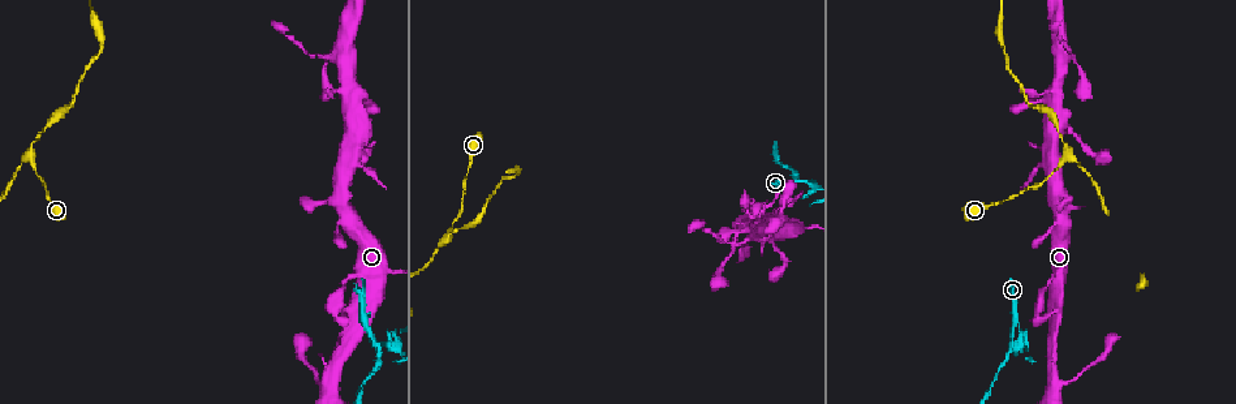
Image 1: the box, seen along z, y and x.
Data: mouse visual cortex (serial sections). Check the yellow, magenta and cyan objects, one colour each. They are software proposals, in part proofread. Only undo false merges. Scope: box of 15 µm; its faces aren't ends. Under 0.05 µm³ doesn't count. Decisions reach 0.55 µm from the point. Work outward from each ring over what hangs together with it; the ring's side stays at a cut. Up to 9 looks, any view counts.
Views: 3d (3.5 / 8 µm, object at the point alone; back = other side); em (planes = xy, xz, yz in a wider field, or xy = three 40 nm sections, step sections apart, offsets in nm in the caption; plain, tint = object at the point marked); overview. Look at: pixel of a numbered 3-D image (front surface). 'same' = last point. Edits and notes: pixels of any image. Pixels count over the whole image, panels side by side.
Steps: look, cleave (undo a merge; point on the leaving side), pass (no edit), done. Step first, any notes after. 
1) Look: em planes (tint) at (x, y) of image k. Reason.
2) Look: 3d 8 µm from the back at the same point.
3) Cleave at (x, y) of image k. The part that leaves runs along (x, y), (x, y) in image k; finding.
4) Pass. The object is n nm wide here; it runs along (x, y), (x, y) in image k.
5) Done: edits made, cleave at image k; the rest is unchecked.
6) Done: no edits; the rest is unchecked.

Look: 3d 8 µm at (336, 226) of image 1. Calibre changes.

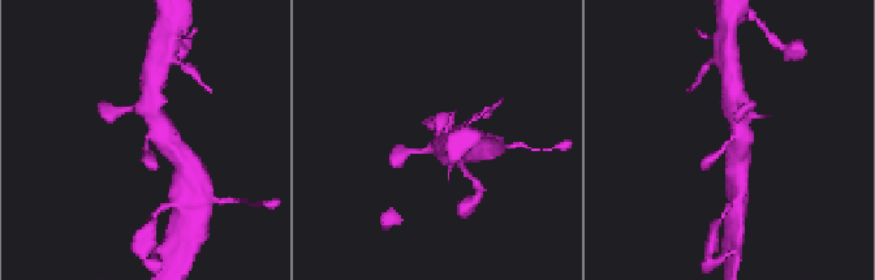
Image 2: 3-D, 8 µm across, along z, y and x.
Look: em xy step 1 (tint) at (148, 139) of image 2. Need the tissue.

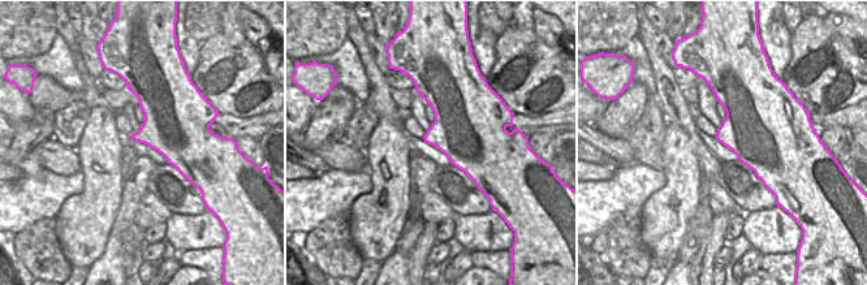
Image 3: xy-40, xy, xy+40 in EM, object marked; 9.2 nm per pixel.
Pass. It runs along (468, 151), (439, 143), (445, 117) in image 2; all the same cell.

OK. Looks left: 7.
Look: 3d 3.5 µm at (356, 104) of image 1. Thin arm on a thick one.

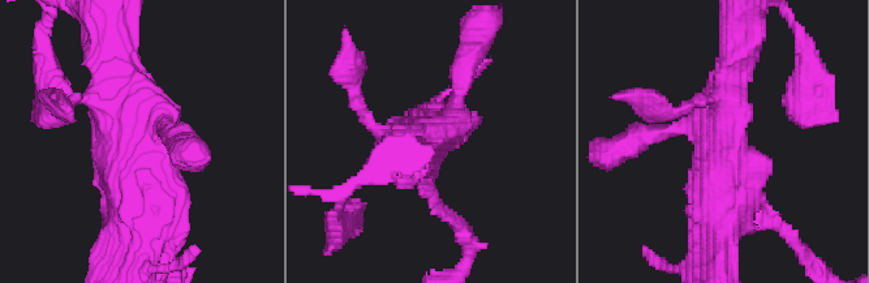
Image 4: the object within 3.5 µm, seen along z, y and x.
Look: em planes (tint) at (719, 134) of image 4. 4 arms meet here; the arms are 200, 400, 450, 600 nm wide.

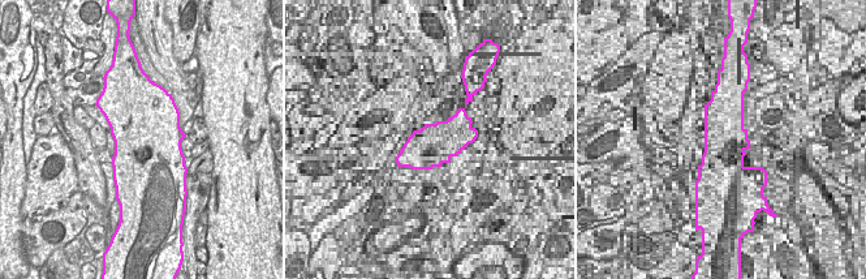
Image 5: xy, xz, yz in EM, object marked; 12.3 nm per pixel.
Pass. It runs along (137, 227), (141, 131), (113, 59) in image 4; all the same cell.

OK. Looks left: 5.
Look: 3d 8 µm at (1094, 151) of image 1. Abrupt turn.

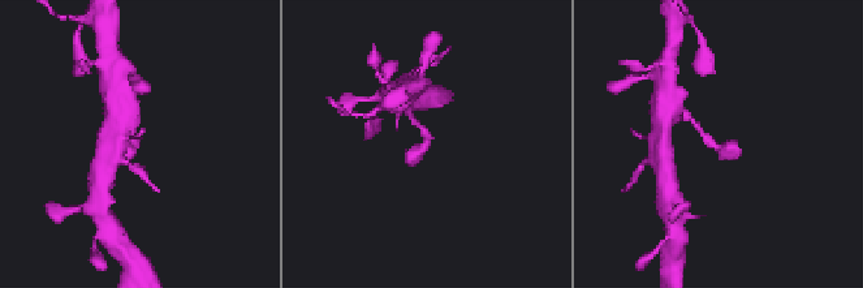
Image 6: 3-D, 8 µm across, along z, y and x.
Look: 3d 3.5 µm at (716, 145) of image 6.

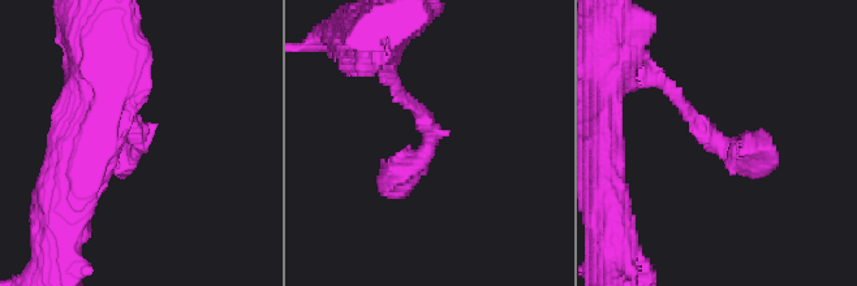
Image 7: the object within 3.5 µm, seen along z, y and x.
Look: em xy step 2 (tint) at (431, 141) of image 7.

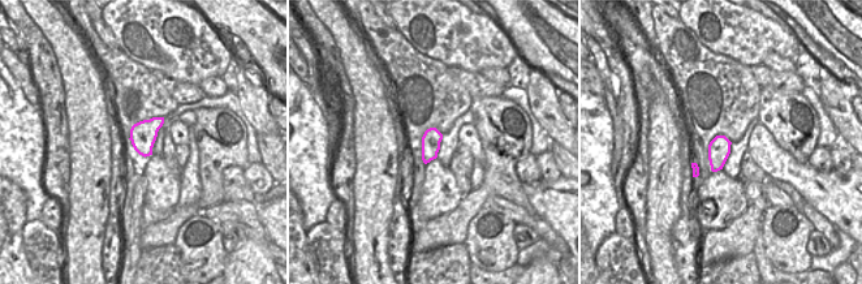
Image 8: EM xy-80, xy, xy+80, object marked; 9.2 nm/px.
Pass. It runs along (664, 85), (740, 156), (771, 141) in image 7; all the same cell.

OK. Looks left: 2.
Look: 3d 8 µm at (725, 241) of image 1. A narrow waist.

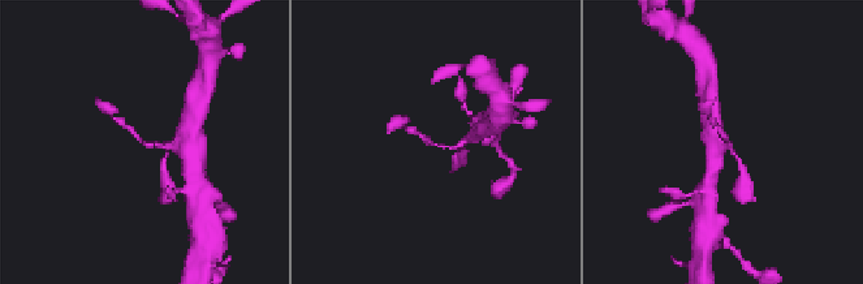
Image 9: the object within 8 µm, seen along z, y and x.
Look: em xy step 1 (tint) at (143, 143) of image 9. The arms are 200, 200 nm wide.

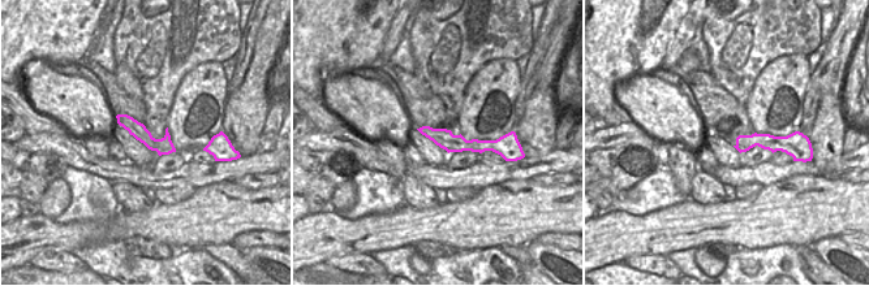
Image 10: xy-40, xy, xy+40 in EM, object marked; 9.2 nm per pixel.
Pass. It runs along (177, 147), (143, 143), (116, 119) in image 9; all the same cell.

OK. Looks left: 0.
Done: no edits; the rest is unchecked.

